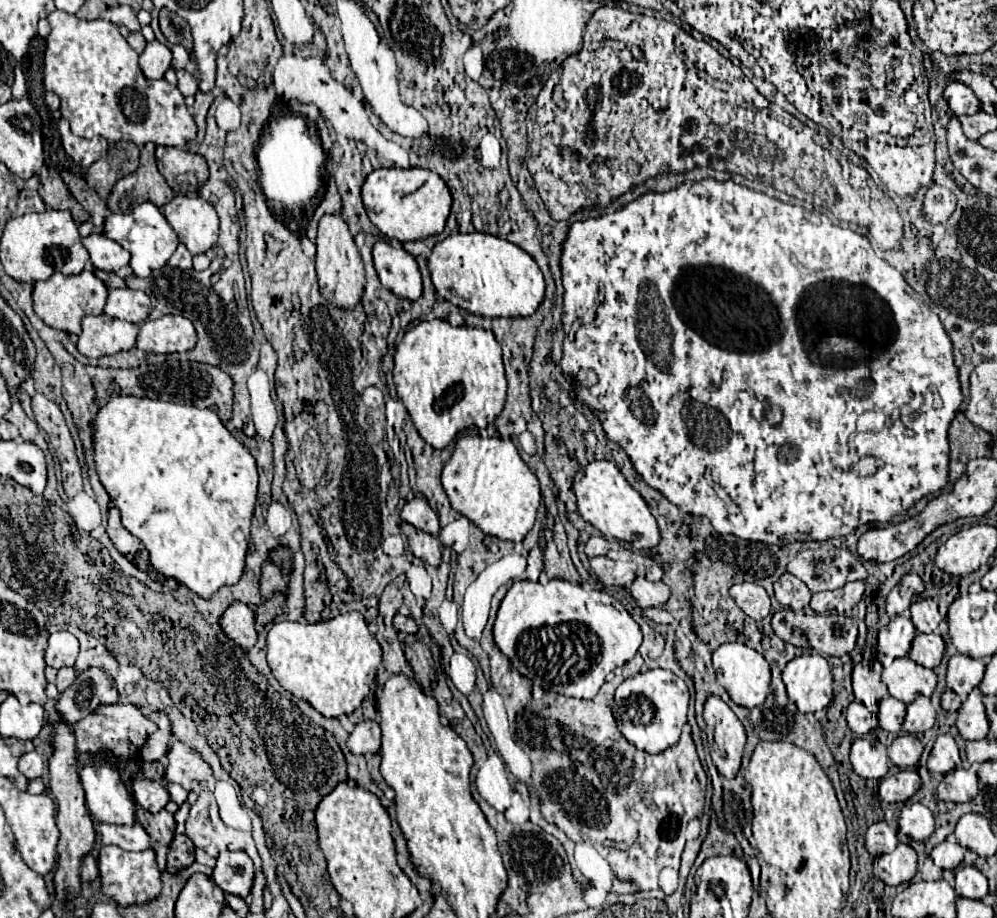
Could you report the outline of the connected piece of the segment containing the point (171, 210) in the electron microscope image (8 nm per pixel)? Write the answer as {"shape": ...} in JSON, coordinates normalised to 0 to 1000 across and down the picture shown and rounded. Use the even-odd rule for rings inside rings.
{"shape":[[[180,211],[163,224],[163,233],[192,277],[204,277],[216,268],[220,237],[216,227],[202,214]]]}

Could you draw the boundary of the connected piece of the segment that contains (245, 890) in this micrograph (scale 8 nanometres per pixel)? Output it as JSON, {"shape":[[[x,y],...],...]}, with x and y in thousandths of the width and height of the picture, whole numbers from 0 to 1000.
{"shape":[[[222,928],[214,948],[216,963],[230,974],[246,978],[252,972],[256,954],[254,937],[246,928]]]}

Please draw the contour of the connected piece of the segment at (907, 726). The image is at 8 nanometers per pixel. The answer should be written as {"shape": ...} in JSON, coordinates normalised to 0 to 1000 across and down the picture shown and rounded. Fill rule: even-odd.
{"shape":[[[920,758],[910,769],[910,780],[906,784],[906,795],[912,800],[926,800],[938,789],[938,771],[930,758]]]}

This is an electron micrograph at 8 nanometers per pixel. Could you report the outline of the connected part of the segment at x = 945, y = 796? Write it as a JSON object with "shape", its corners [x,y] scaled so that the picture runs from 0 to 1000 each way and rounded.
{"shape":[[[958,837],[952,843],[948,843],[946,852],[940,858],[940,867],[946,874],[972,874],[982,865],[980,856],[980,843],[976,839]]]}

